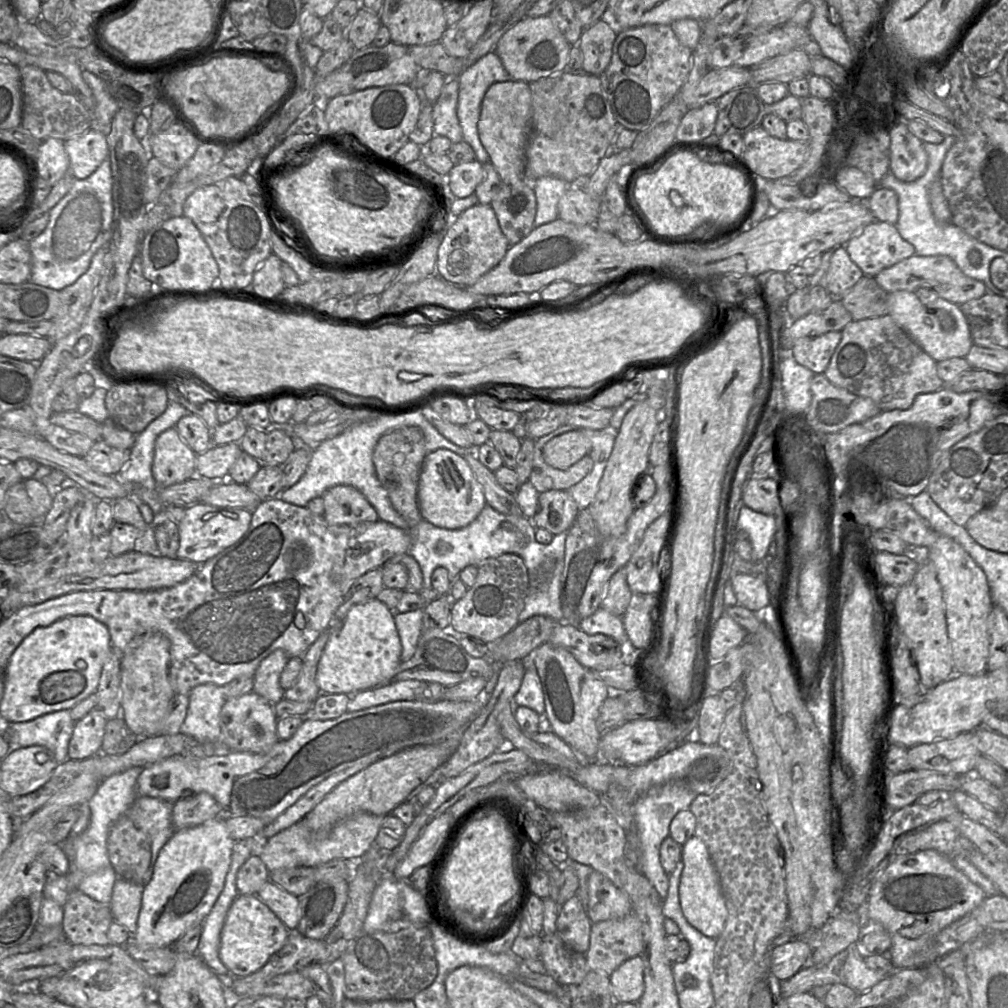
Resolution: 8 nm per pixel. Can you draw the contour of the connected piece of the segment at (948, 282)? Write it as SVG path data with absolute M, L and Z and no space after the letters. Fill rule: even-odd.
M914 254L883 269L874 278L878 285L888 293L898 290L916 291L919 288L926 287L934 290L940 297L957 305L980 298L988 292L982 281L965 275L956 263L946 255L919 256Z

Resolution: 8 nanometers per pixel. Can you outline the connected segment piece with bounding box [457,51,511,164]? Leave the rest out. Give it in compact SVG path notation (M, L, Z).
M490 51L473 65L463 70L457 77L459 82L457 117L462 129L463 140L474 150L476 160L481 164L489 163L490 157L483 147L478 134L481 103L487 89L496 82L506 82L511 78L495 51Z

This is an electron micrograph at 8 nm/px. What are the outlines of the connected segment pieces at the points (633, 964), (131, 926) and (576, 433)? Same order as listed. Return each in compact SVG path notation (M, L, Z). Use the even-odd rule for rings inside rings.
M635 956L622 963L609 976L616 1003L639 1002L644 992L644 967L644 958Z
M119 877L113 885L112 897L109 903L113 920L126 927L131 935L137 929L143 889L142 884Z
M581 429L562 433L549 442L543 448L545 462L553 468L566 471L572 465L589 455L591 442Z

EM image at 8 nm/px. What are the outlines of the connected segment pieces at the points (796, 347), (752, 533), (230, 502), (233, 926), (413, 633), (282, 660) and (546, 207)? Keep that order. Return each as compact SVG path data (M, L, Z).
M829 331L817 337L799 338L793 342L794 359L815 374L824 373L842 338L841 331Z
M743 504L736 523L737 531L744 531L748 534L754 551L754 559L763 559L777 531L776 518Z
M228 479L215 482L203 502L217 507L240 507L253 509L262 500L247 484L237 484Z
M240 895L231 904L220 937L219 957L235 978L259 971L287 942L289 930L257 895Z
M424 610L394 613L396 629L402 645L401 661L410 660L422 634Z
M277 649L260 662L254 674L253 692L272 705L284 698L285 690L280 686L279 680L289 659L284 650Z
M545 176L532 180L532 188L536 197L534 228L558 219L558 203L569 189L569 183L558 177Z

